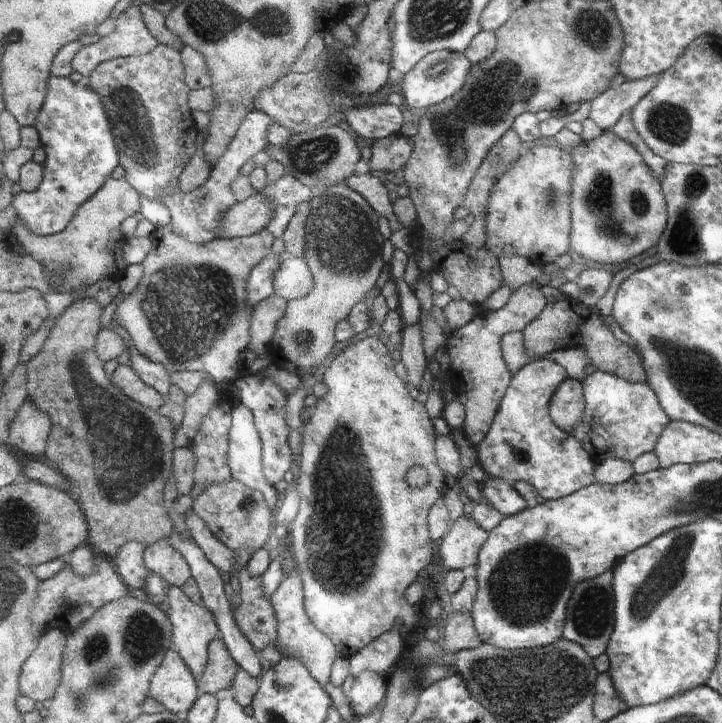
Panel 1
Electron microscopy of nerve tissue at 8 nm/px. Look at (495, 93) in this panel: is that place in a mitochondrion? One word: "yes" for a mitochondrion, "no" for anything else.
yes

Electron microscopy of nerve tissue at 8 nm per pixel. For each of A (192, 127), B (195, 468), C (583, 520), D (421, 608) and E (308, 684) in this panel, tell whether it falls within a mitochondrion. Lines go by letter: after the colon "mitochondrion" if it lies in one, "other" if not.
A: other
B: other
C: other
D: other
E: other

